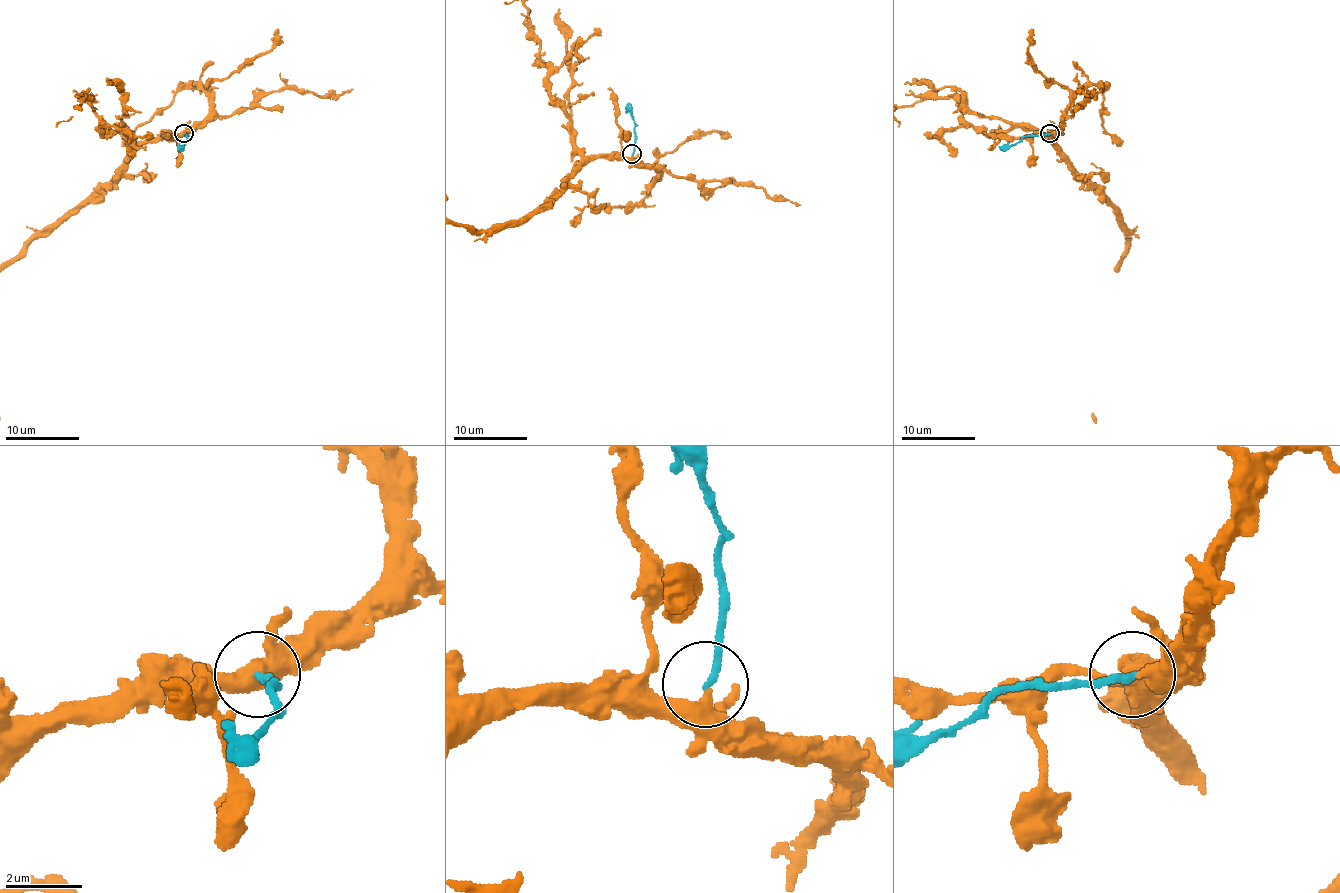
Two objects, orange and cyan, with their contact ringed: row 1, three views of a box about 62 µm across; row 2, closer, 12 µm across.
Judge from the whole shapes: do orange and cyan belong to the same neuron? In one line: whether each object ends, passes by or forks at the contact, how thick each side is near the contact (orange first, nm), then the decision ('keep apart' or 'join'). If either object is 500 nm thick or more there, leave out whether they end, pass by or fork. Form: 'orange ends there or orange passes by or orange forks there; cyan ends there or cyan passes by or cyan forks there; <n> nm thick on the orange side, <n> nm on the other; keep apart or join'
orange passes by; cyan ends there; 360 nm thick on the orange side, 190 nm on the other; keep apart

